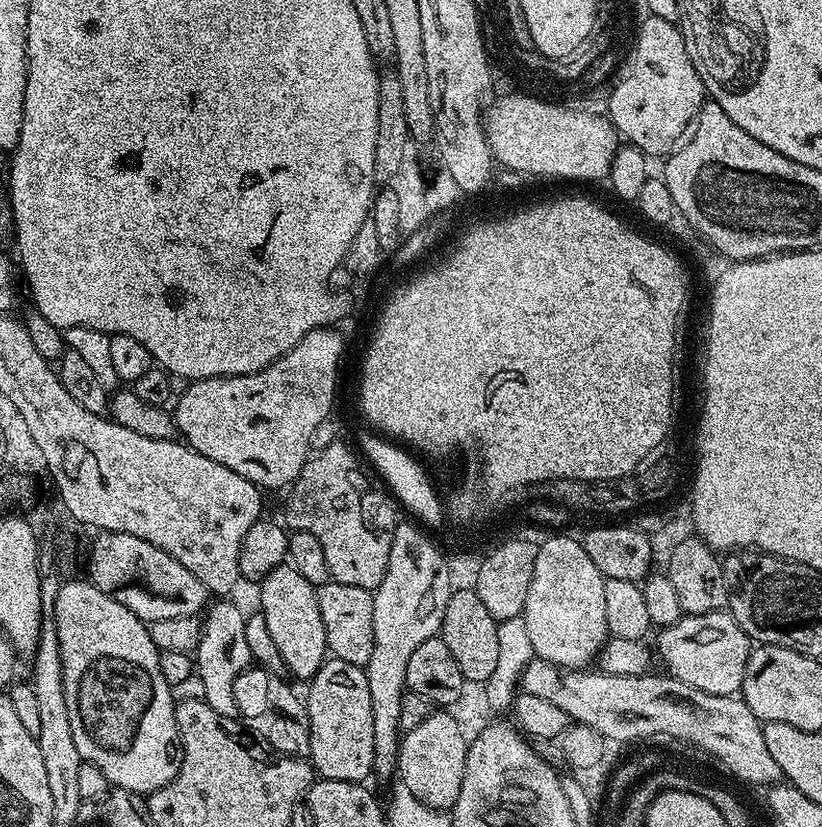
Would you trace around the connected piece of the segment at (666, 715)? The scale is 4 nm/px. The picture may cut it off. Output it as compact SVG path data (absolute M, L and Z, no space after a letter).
M535 658L524 670L522 688L534 694L534 698L546 698L546 702L558 706L569 721L598 730L605 741L652 740L655 736L669 736L709 752L748 784L768 786L781 779L778 762L774 762L770 750L766 750L761 721L744 705L739 695L706 694L675 676L652 675L608 676L599 670L560 668L548 660Z

